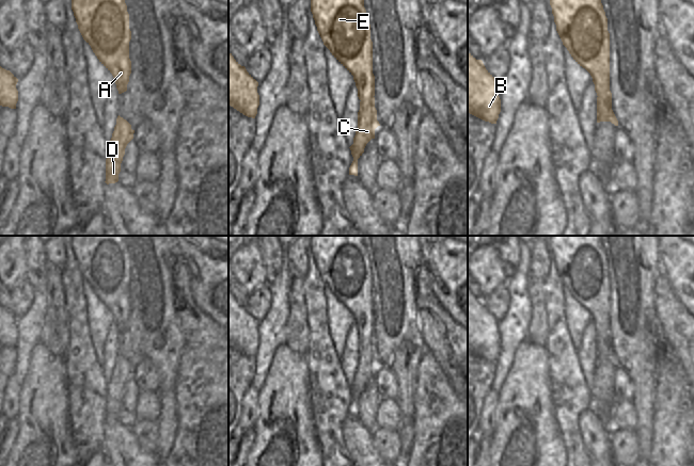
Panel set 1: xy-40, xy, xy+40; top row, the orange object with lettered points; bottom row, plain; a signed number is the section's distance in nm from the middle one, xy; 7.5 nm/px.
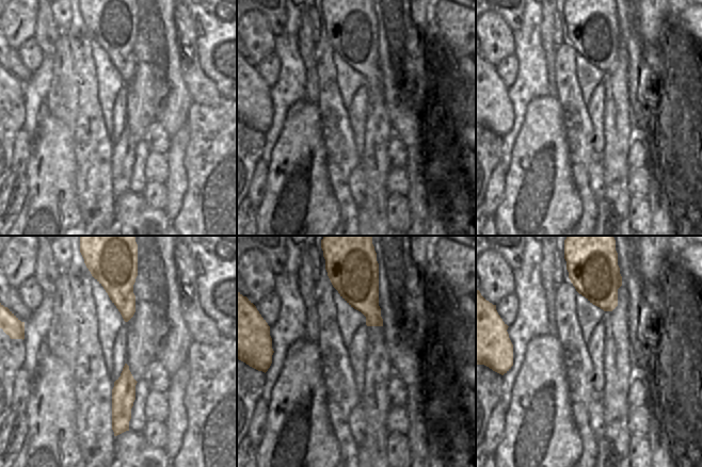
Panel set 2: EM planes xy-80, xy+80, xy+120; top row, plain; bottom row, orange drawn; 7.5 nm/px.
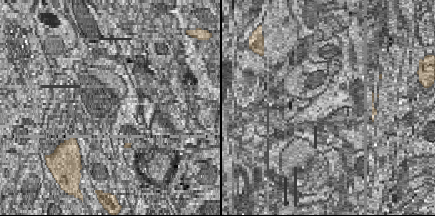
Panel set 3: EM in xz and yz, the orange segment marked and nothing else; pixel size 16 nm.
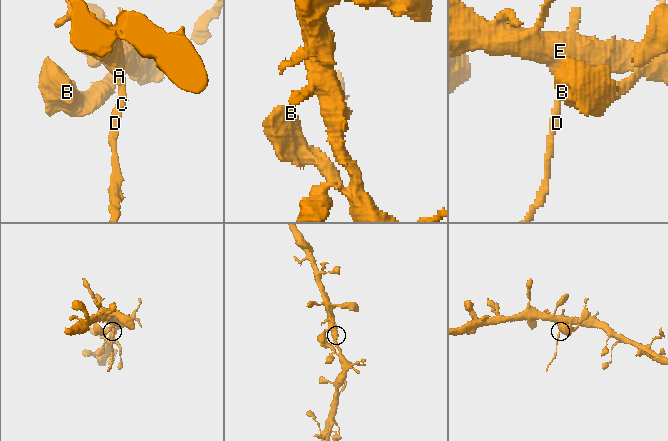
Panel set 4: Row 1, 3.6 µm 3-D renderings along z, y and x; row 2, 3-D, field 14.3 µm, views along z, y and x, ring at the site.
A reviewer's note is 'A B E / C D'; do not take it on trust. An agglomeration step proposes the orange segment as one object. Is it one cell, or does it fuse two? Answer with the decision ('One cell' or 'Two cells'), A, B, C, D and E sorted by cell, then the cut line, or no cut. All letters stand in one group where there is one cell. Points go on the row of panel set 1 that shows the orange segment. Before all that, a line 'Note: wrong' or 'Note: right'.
Note: right
Two cells. Groups: A B E / C D. Split along xy (374, 97), (371, 106), (361, 105)

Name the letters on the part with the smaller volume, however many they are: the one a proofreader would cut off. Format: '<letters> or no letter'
C, D

